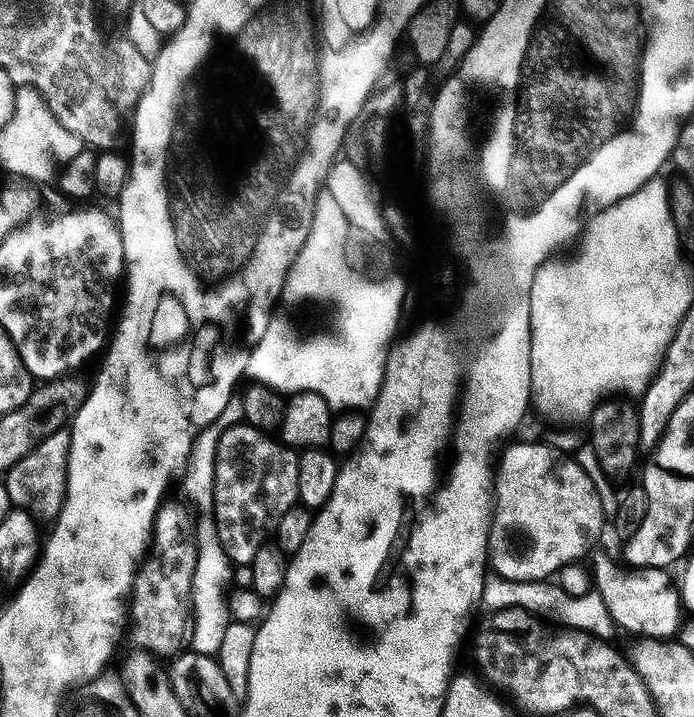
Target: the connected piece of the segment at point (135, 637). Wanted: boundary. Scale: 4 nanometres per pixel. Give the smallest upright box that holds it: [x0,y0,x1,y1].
[130,558,195,658]

